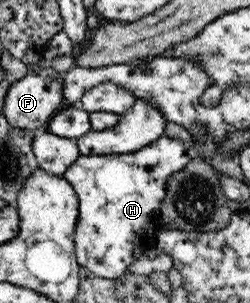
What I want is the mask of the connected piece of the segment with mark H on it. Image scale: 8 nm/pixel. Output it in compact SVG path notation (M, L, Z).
M165 135L133 153L79 156L63 175L79 200L74 234L79 265L97 277L117 279L129 265L155 252L167 183L196 156L191 144Z

